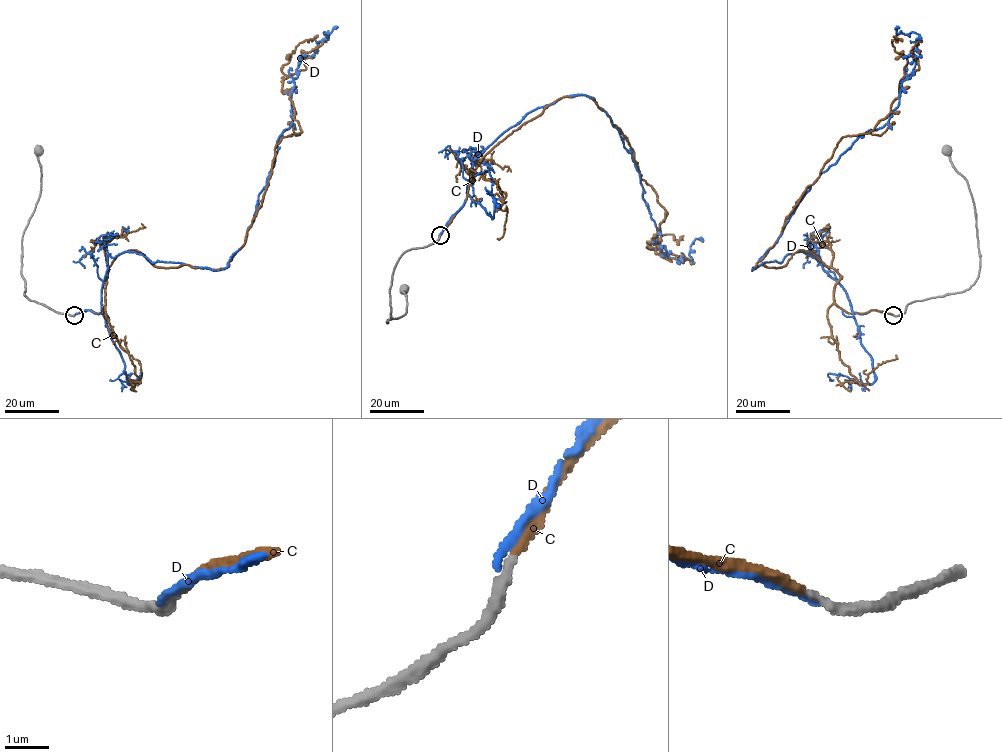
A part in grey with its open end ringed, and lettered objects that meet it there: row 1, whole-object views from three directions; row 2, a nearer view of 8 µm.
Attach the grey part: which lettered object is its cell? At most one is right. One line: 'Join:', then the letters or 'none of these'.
Join: C

